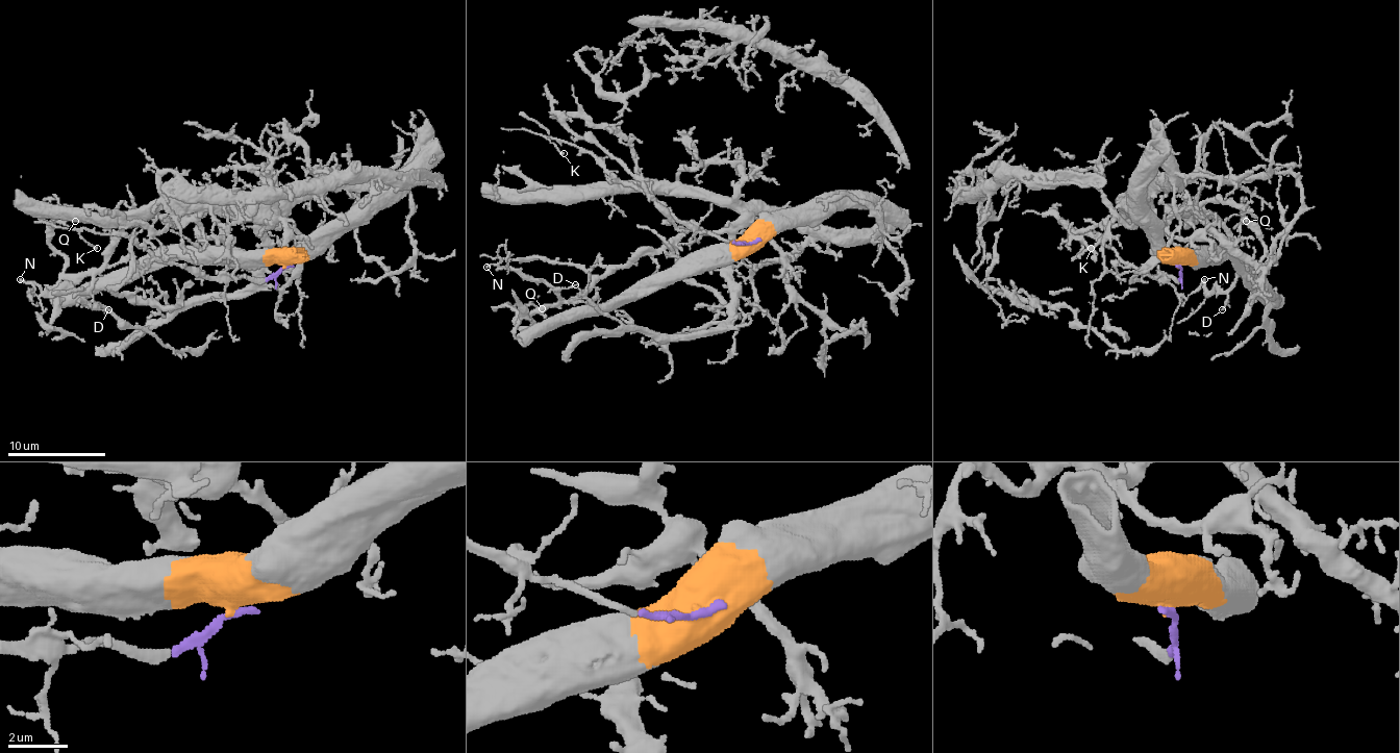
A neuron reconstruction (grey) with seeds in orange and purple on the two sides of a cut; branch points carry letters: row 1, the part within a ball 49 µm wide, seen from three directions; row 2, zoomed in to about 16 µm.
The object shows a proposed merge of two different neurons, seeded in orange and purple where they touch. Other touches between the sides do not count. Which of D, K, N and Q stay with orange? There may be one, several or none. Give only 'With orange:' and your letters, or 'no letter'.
With orange: D, N, Q

